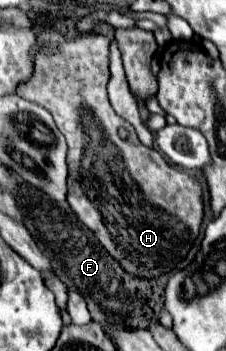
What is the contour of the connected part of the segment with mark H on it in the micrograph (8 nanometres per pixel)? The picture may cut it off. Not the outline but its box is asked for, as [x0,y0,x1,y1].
[18,28,204,278]

